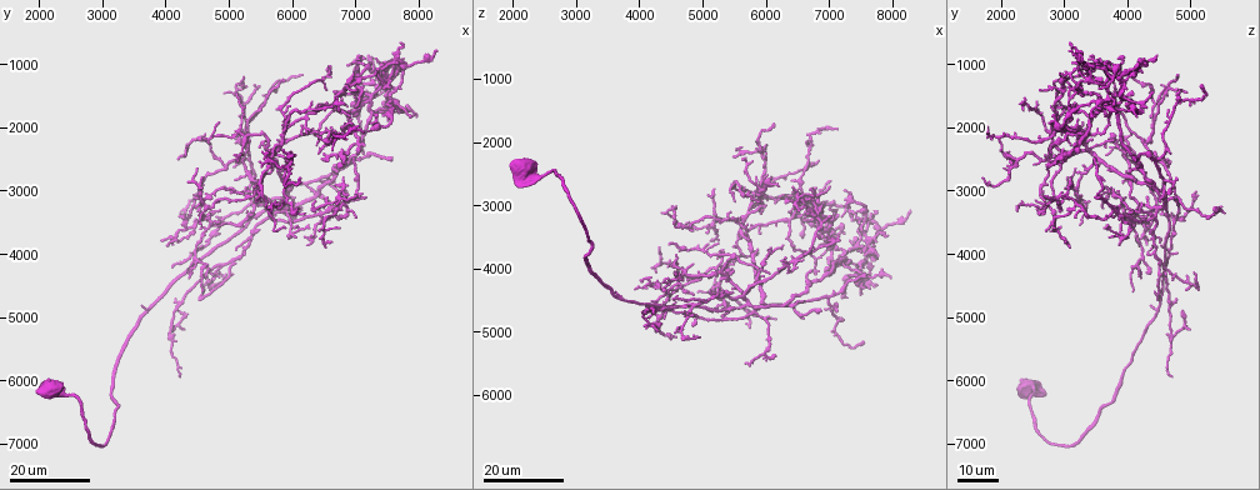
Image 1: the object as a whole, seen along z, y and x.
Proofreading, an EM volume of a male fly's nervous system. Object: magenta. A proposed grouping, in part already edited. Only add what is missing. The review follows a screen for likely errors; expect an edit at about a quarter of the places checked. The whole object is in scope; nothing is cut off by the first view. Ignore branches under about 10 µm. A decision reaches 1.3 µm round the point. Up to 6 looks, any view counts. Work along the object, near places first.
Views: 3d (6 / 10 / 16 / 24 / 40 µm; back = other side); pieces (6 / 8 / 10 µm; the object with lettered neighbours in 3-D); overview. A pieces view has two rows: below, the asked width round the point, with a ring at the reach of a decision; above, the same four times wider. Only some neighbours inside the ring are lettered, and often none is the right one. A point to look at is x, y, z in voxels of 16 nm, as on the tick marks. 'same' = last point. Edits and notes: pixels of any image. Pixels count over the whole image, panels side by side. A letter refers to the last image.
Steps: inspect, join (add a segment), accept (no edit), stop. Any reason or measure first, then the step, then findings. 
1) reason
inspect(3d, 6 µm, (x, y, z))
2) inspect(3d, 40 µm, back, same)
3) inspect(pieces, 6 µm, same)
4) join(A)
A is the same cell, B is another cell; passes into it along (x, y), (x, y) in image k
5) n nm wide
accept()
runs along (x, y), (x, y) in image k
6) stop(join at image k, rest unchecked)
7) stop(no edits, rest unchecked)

an open end
inspect(3d, 24 µm, (4850, 3400, 4850))

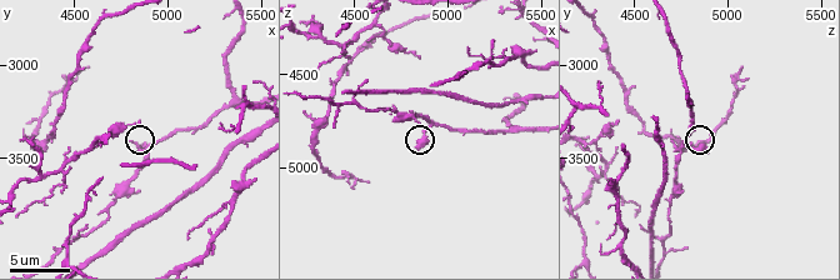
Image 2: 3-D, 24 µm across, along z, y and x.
inspect(pieces, 8 µm, (4840, 3460, 4900))

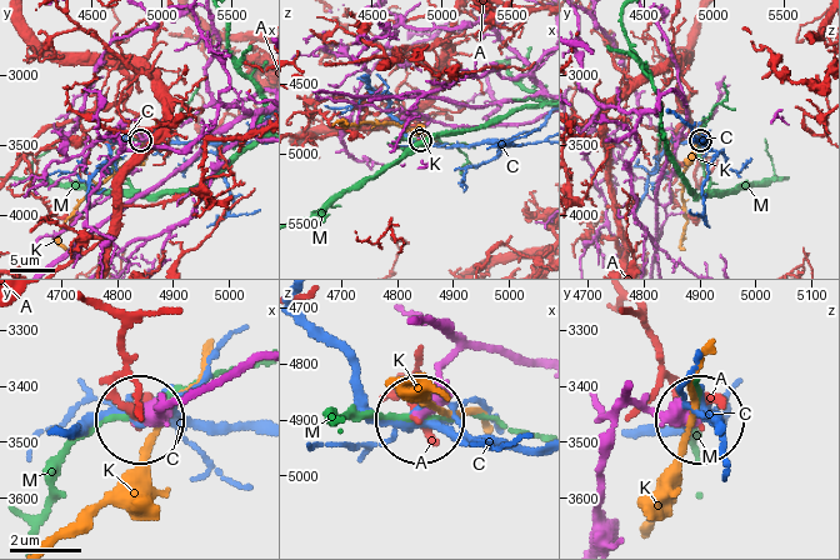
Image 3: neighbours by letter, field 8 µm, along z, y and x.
accept()
A, C, K and M are other cells; none of them fits

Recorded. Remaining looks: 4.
branch stops here
inspect(3d, 16 µm, (7550, 2500, 4100))

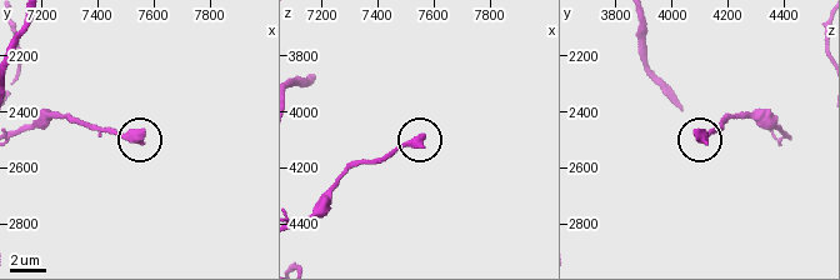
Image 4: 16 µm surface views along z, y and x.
inspect(pieces, 6 µm, (7560, 2480, 4080))

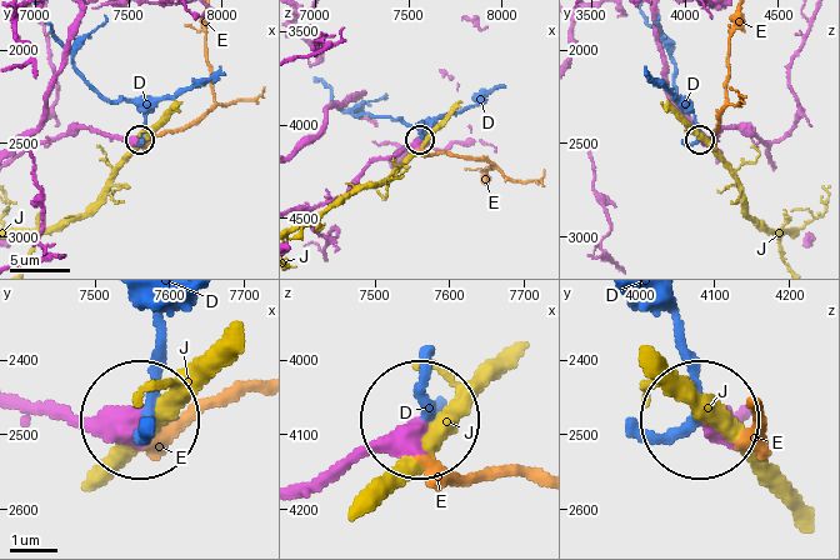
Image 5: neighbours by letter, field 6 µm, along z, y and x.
join(E)
E is the same cell, D and J are other cells; passes into it along (310, 488), (383, 453), (538, 484) in image 5; it goes on there

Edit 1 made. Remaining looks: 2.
stop(join at image 5, rest unchecked)

